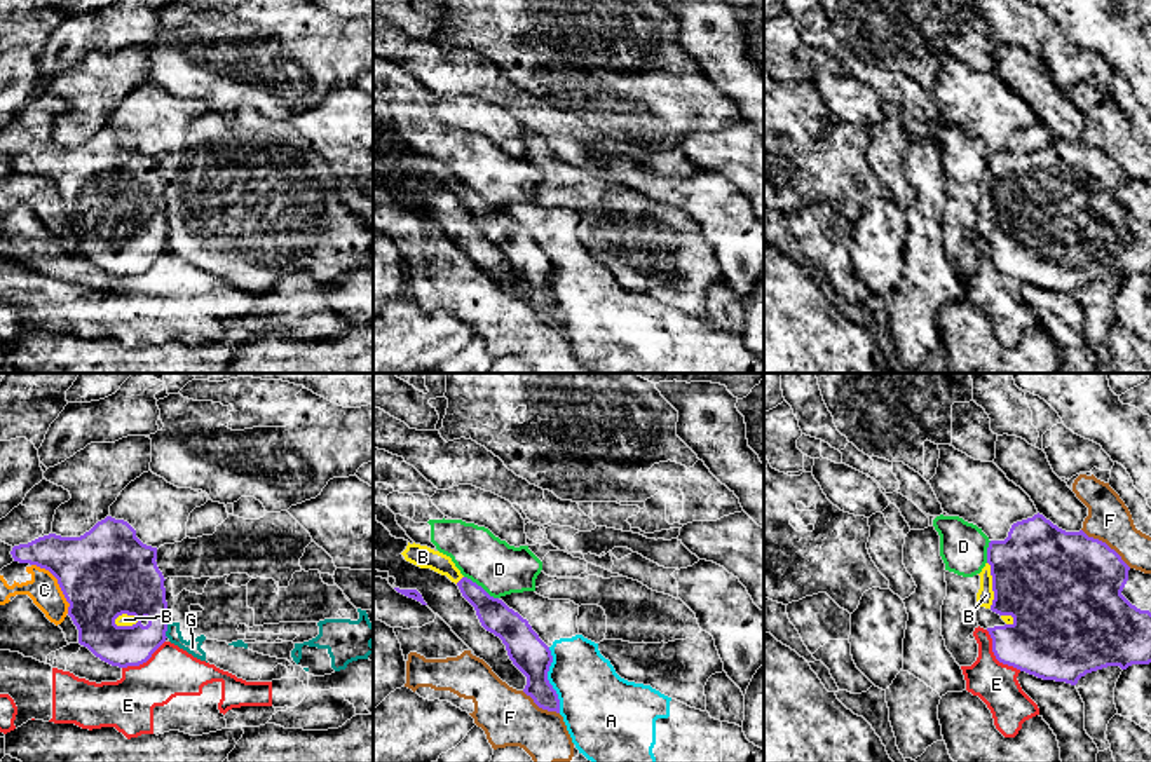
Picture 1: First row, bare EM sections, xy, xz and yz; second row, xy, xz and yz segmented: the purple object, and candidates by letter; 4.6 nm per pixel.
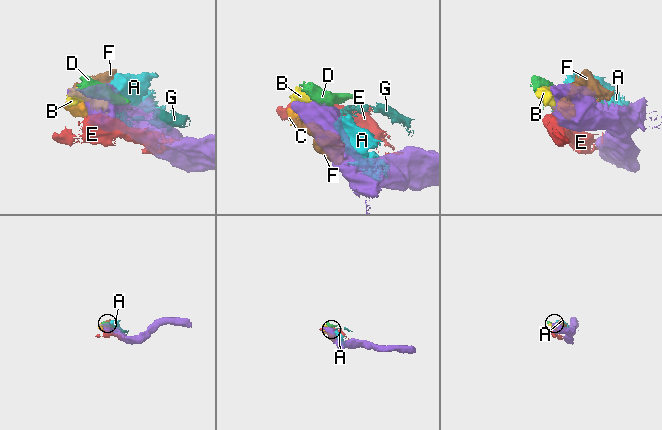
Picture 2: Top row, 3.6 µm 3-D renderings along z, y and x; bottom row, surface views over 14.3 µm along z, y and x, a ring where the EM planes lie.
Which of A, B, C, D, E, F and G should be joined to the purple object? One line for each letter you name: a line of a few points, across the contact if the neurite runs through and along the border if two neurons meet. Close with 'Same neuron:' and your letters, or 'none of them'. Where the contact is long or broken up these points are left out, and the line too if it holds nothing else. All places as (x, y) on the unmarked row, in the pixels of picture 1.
Same neuron: B

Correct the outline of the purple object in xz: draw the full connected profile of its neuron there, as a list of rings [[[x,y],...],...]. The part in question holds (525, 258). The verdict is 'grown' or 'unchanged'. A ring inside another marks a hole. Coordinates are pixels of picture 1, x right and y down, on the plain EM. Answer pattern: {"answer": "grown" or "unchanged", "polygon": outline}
{"answer": "grown", "polygon": [[[408,152],[401,164],[406,171],[446,185],[457,194],[462,206],[474,216],[481,235],[502,249],[509,269],[527,286],[523,302],[539,317],[560,323],[558,303],[548,289],[553,272],[551,260],[528,230],[502,209],[490,206],[481,195],[464,187],[450,166],[415,152]]]}

